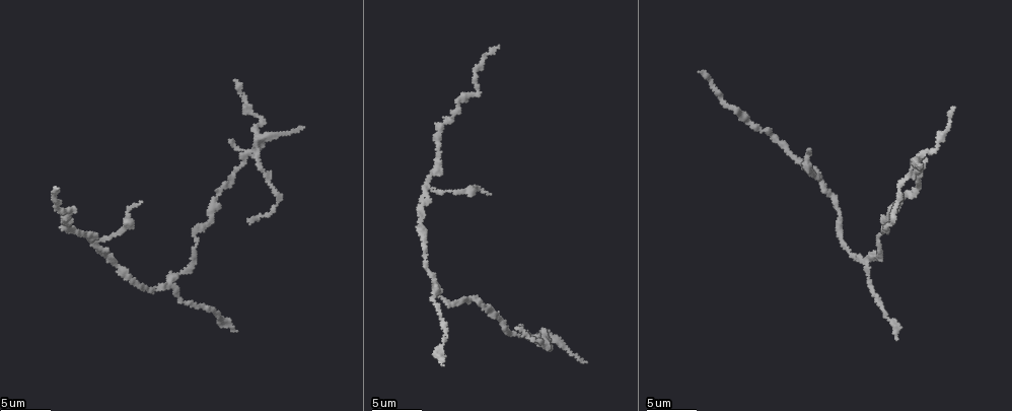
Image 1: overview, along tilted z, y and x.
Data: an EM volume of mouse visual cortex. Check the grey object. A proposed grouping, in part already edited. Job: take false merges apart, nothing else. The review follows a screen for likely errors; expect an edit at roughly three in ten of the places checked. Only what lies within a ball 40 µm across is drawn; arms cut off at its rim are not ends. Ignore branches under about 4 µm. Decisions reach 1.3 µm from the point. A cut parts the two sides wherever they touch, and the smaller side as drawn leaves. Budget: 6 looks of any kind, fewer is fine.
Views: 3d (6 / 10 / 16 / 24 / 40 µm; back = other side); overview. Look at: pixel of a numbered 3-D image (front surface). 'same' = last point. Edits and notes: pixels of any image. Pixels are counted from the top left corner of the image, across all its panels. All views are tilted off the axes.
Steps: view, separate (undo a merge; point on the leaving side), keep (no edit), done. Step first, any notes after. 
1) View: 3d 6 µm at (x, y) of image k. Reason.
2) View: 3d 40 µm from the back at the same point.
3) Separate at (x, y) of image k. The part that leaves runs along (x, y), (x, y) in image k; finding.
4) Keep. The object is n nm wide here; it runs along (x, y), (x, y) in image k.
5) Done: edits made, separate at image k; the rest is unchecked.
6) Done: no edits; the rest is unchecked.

View: 3d 10 µm at (208, 221) of image 1. Thick turns thin.

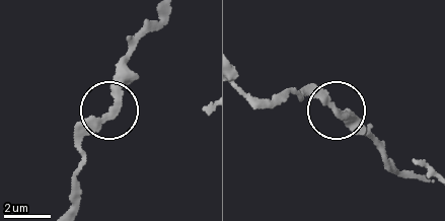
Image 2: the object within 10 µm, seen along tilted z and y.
Keep. It runs along (71, 203), (79, 139), (108, 108), (132, 49) in image 2; all the same neuron.

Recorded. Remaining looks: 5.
View: 3d 10 µm at (256, 144) of image 1. Four-way junction.

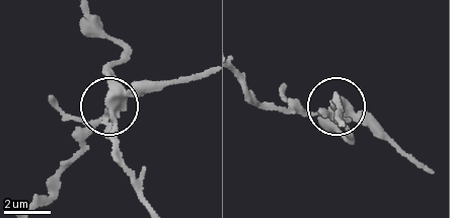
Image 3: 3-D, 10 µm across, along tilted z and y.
Separate at (102, 66) of image 3. The part that leaves runs along (118, 98), (123, 163), (139, 200) in image 3; a second neuron is stuck on.

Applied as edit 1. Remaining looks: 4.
View: 3d 16 µm at (868, 263) of image 1. Four-way junction.

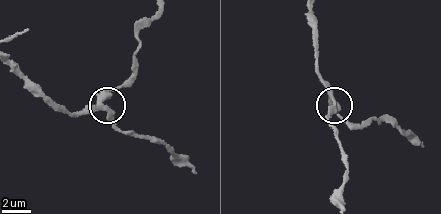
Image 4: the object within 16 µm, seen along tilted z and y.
Keep. The side arm is 10 µm long; it runs along (326, 84), (334, 104), (326, 114), (328, 125) in image 4; continuous, no second neuron.

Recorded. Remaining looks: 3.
Done: edits made, separate at image 3; the rest is unchecked.

